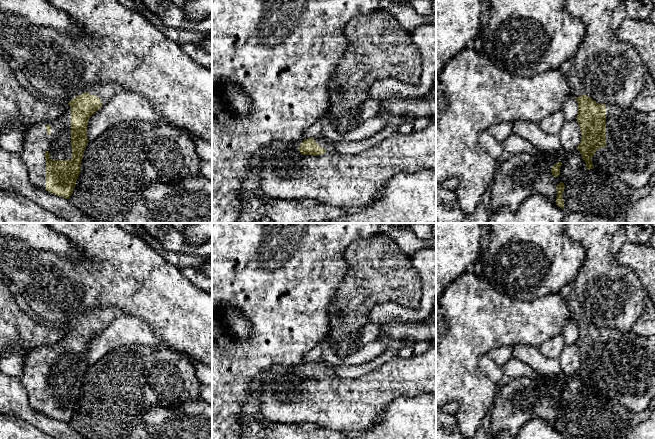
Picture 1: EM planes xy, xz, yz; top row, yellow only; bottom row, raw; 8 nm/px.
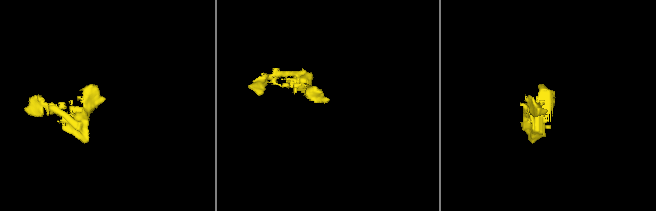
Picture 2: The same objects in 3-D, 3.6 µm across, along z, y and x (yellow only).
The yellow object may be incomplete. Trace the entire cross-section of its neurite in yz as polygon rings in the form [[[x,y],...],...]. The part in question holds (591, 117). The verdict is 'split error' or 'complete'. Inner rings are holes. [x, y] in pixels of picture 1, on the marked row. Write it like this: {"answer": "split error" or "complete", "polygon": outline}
{"answer": "split error", "polygon": [[[572,59],[565,61],[559,69],[578,103],[576,119],[582,138],[577,149],[586,162],[587,170],[602,172],[607,178],[615,179],[617,184],[623,184],[631,191],[644,187],[651,181],[655,170],[655,112],[642,112],[633,106],[623,108],[598,104],[585,94]]]}

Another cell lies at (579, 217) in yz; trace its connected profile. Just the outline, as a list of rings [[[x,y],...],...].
[[[589,212],[565,213],[562,223],[624,223],[622,217],[609,218]]]

